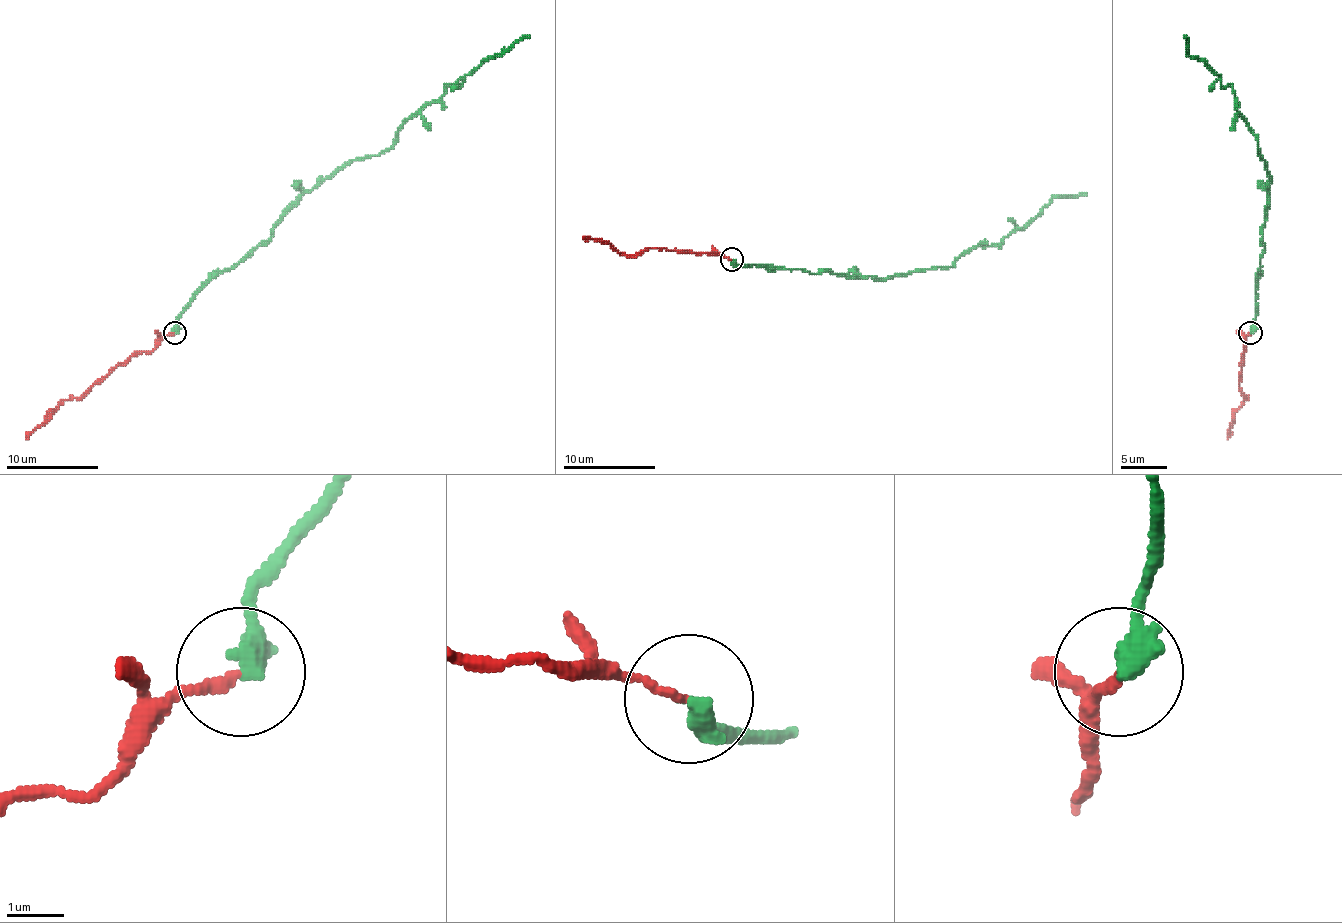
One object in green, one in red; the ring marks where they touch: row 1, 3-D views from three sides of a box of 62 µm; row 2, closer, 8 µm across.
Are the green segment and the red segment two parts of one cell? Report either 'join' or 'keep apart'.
join

